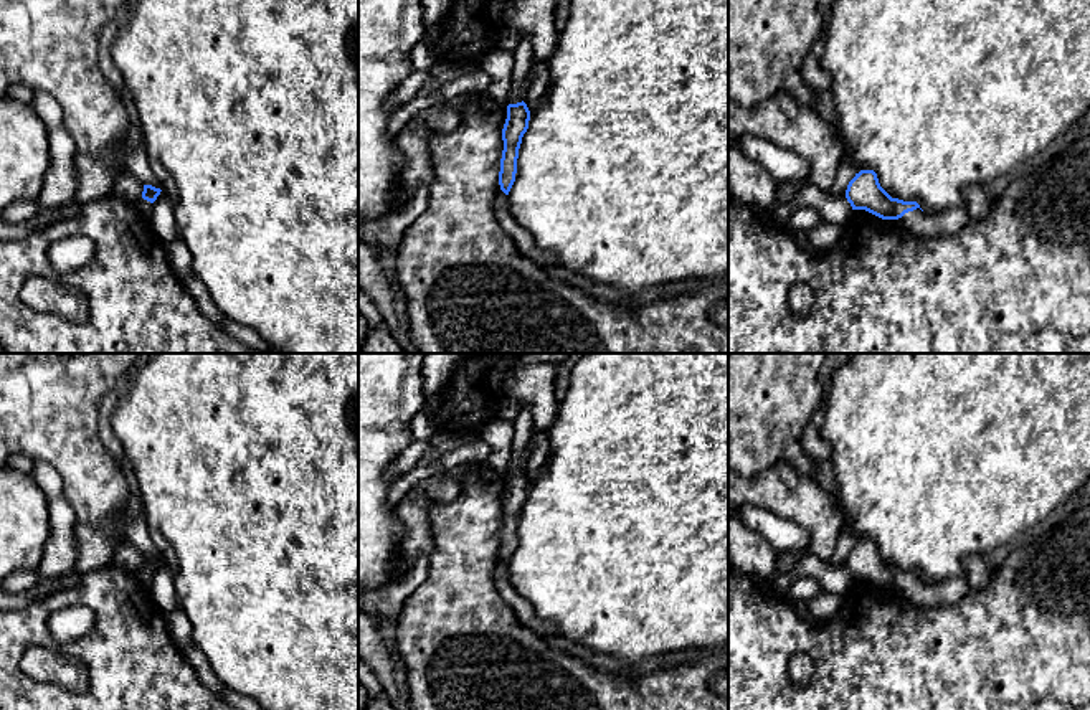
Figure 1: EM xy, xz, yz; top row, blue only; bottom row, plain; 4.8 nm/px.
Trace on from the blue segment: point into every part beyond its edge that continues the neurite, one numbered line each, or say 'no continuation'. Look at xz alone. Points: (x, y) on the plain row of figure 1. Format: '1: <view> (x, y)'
no continuation

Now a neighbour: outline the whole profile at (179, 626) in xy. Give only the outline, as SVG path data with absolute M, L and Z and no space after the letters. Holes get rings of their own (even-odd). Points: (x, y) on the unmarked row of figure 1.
M177 608L172 613L167 613L165 619L167 619L170 637L178 647L185 647L192 644L192 624L187 614L180 608Z

